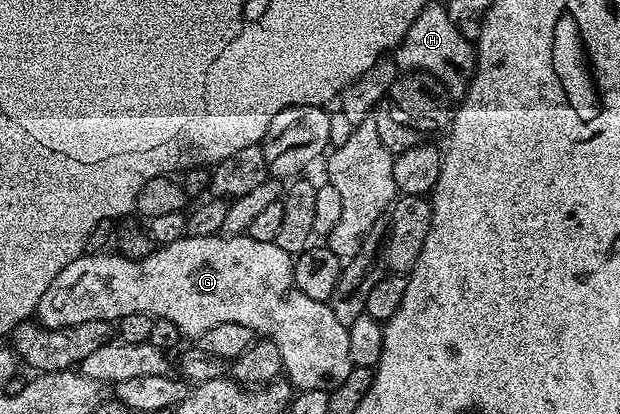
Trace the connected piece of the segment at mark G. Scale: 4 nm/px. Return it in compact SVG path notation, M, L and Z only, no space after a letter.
M185 234L179 240L173 241L171 244L164 244L155 247L147 256L141 260L132 260L128 256L121 254L113 254L109 256L106 252L98 252L95 256L83 254L76 257L72 262L68 262L68 266L64 266L64 270L60 270L60 274L56 274L56 278L52 278L52 286L48 286L48 290L40 298L41 304L118 304L118 308L154 308L154 318L159 320L167 320L174 323L181 335L188 338L201 338L208 330L212 330L216 326L220 326L224 322L236 322L240 326L248 326L248 330L252 334L271 340L276 346L276 350L280 352L282 366L284 369L285 379L289 380L291 385L298 390L320 390L335 388L340 386L340 382L344 382L344 378L348 378L351 370L350 355L348 354L348 327L345 324L336 322L336 318L332 314L329 303L321 300L313 300L308 298L308 294L304 294L304 290L300 290L294 281L294 260L291 253L280 250L280 246L274 241L258 242L255 238L243 234L241 236L228 236L225 234L217 234L214 236L196 237Z

